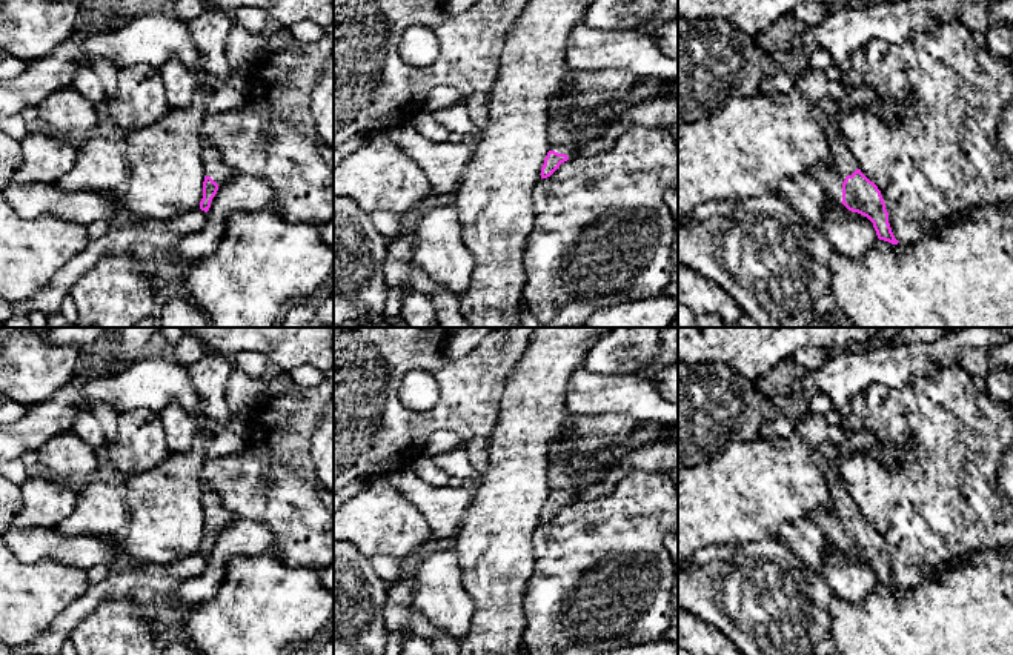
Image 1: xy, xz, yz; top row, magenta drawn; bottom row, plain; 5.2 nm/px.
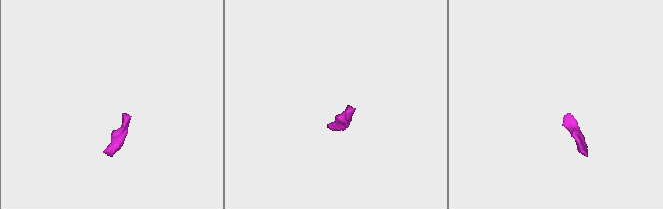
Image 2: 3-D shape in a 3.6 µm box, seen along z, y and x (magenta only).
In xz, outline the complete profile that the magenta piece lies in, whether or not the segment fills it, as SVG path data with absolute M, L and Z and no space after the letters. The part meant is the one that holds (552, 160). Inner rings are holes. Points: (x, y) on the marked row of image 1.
M647 77L621 98L612 100L590 111L576 111L561 118L550 120L547 126L550 151L544 158L541 178L550 177L561 163L576 155L573 137L578 131L612 114L621 114L643 100L658 95L663 85L664 80Z

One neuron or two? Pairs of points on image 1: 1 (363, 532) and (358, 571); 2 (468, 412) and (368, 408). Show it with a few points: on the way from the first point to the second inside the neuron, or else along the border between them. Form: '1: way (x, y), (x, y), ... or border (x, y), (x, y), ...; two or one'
1: border (349, 541), (369, 558); two
2: way (443, 417), (434, 420), (392, 420); one

